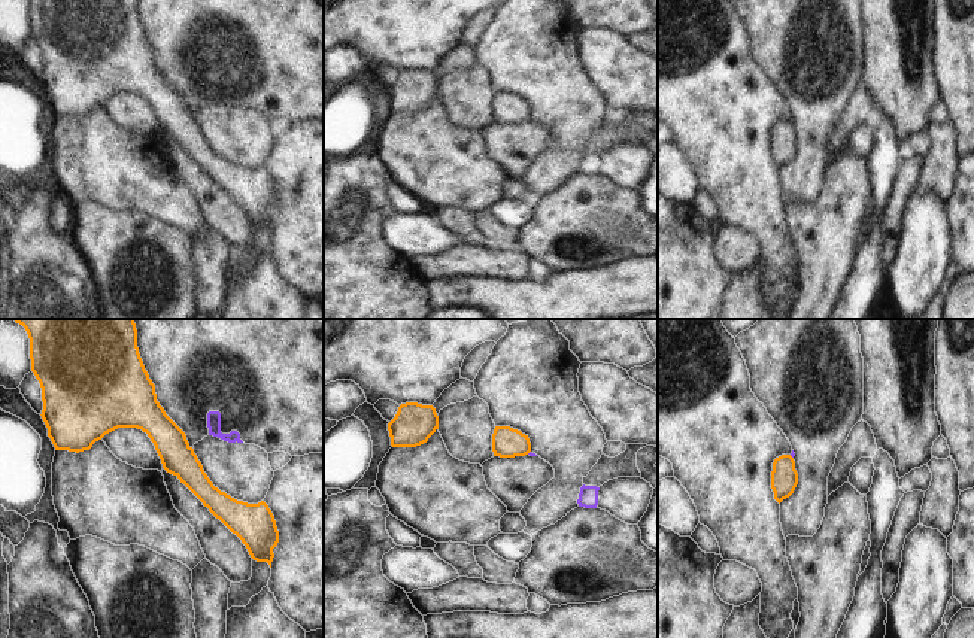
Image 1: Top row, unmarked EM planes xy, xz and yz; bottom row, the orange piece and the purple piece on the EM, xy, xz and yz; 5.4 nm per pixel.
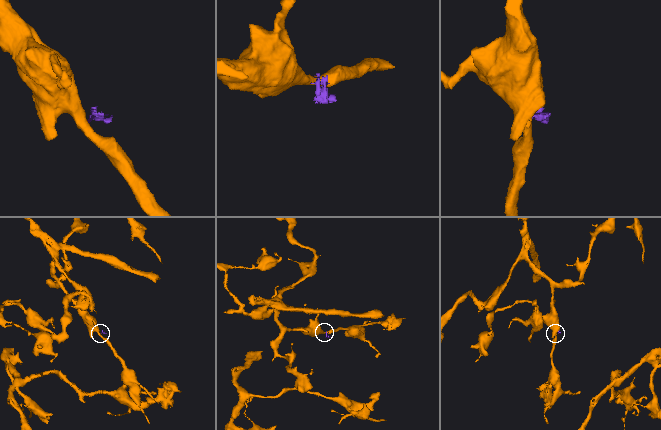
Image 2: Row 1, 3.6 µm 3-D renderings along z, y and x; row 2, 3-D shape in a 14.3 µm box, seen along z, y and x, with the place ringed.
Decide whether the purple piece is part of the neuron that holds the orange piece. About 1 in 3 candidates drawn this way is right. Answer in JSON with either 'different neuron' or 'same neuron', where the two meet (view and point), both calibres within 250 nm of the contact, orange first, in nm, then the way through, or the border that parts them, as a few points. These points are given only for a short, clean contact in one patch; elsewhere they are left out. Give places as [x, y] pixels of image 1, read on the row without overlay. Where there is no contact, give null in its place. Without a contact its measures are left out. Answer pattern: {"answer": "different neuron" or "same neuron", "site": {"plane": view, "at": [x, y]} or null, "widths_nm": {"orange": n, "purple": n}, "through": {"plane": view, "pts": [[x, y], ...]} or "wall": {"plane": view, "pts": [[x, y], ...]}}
{"answer": "different neuron", "site": {"plane": "xz", "at": [528, 118]}, "widths_nm": {"orange": 160, "purple": 20}, "wall": {"plane": "xz", "pts": [[530, 117], [527, 119]]}}

